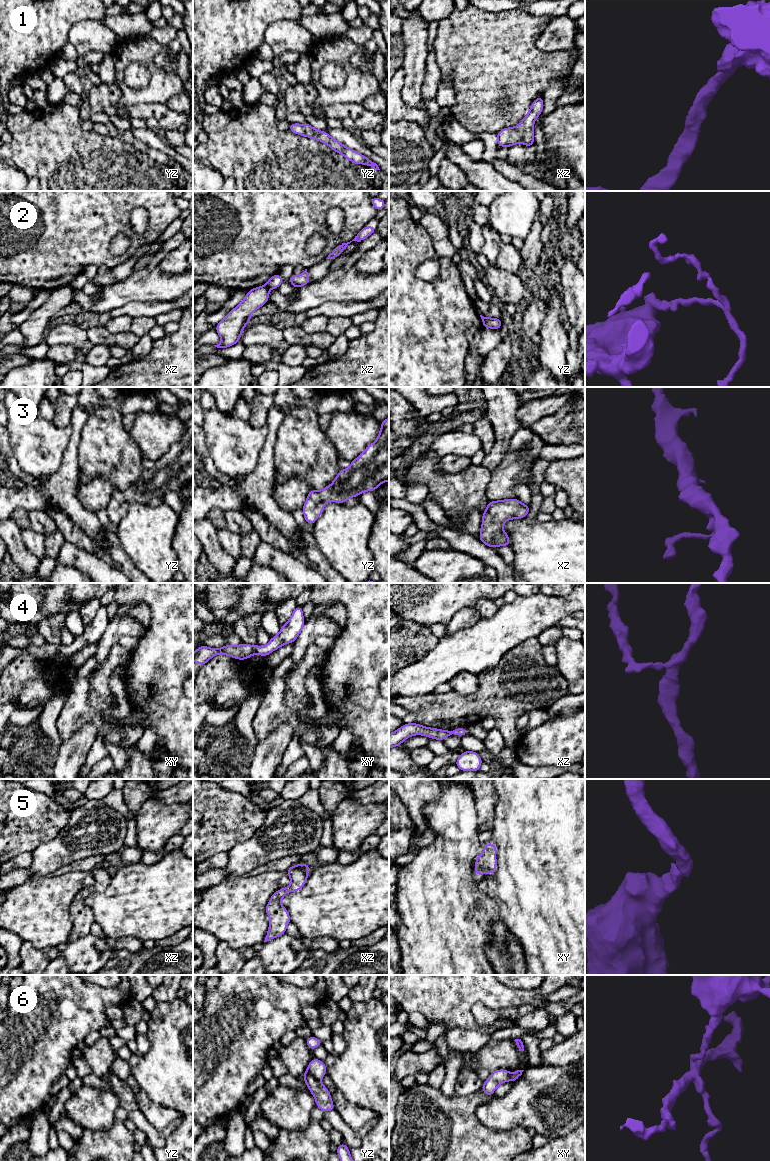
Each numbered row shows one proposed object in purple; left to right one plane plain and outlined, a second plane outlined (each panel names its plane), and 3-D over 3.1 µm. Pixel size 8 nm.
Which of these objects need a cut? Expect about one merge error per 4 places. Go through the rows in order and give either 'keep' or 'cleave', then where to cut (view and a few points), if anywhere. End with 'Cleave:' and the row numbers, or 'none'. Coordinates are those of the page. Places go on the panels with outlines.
1: keep; no cut
2: cleave; cut in xz along (265, 285), (268, 289)
3: keep; no cut
4: cleave; cut in xy along (254, 646), (255, 652)
5: keep; no cut
6: cleave; cut in yz along (305, 1072), (319, 1080)
Cleave: 2, 4, 6

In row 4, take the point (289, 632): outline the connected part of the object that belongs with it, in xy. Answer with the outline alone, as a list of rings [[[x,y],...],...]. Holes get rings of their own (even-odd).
[[[297,606],[290,619],[281,626],[280,632],[276,636],[271,637],[267,645],[255,646],[255,653],[266,657],[281,646],[294,643],[301,633],[304,624],[303,607]]]

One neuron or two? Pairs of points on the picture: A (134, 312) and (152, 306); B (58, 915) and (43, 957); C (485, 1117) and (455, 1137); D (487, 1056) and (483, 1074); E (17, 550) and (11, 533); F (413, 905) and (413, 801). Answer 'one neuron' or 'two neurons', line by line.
A: one neuron
B: two neurons
C: two neurons
D: two neurons
E: one neuron
F: two neurons

